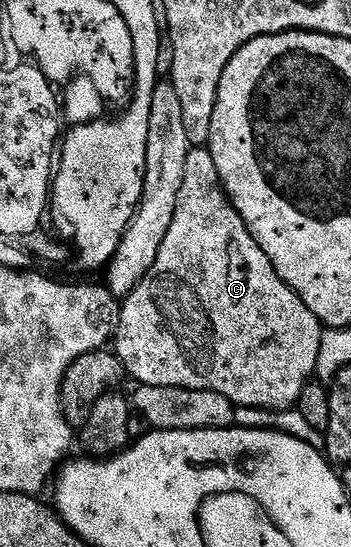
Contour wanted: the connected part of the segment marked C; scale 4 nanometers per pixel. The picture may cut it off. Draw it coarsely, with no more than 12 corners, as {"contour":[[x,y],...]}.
{"contour":[[189,148],[123,298],[140,385],[290,409],[324,329]]}

